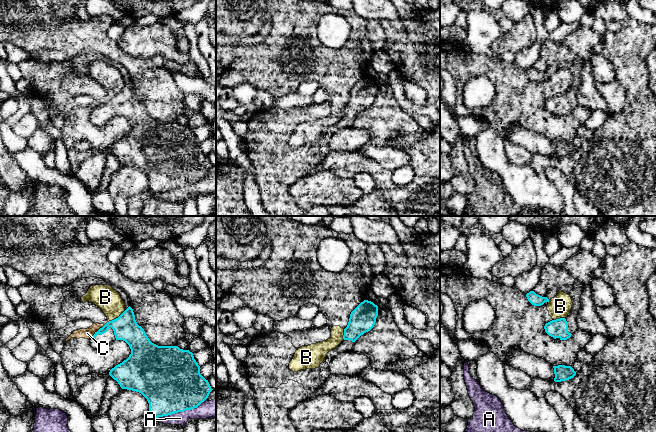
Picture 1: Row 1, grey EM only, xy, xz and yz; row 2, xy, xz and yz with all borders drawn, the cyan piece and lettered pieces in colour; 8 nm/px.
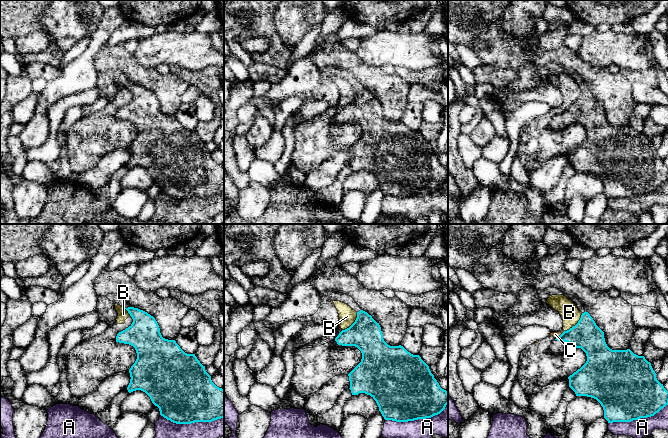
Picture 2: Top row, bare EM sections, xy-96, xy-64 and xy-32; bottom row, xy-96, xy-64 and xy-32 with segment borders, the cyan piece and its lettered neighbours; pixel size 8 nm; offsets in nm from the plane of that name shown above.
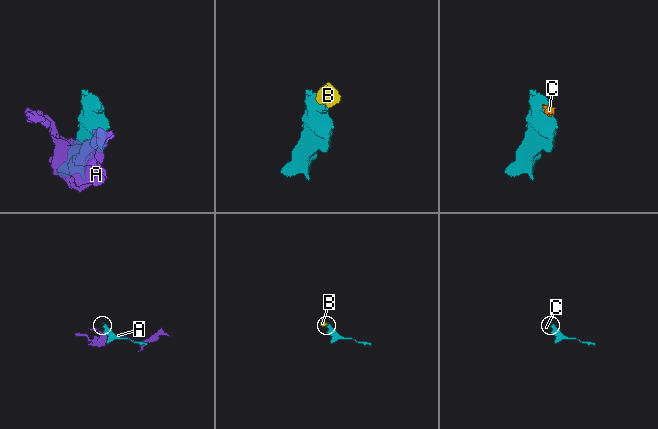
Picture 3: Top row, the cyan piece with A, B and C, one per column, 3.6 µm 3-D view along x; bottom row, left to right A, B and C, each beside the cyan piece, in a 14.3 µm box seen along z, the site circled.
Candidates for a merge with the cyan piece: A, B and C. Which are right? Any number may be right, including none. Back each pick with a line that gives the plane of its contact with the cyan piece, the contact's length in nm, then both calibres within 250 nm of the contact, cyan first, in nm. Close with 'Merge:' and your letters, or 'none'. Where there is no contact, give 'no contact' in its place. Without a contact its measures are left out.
Merge: none

